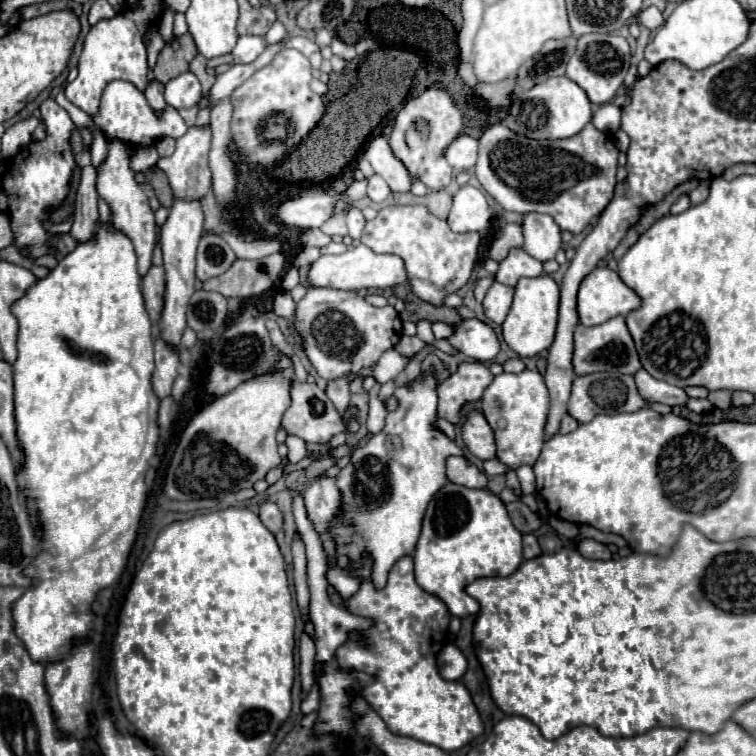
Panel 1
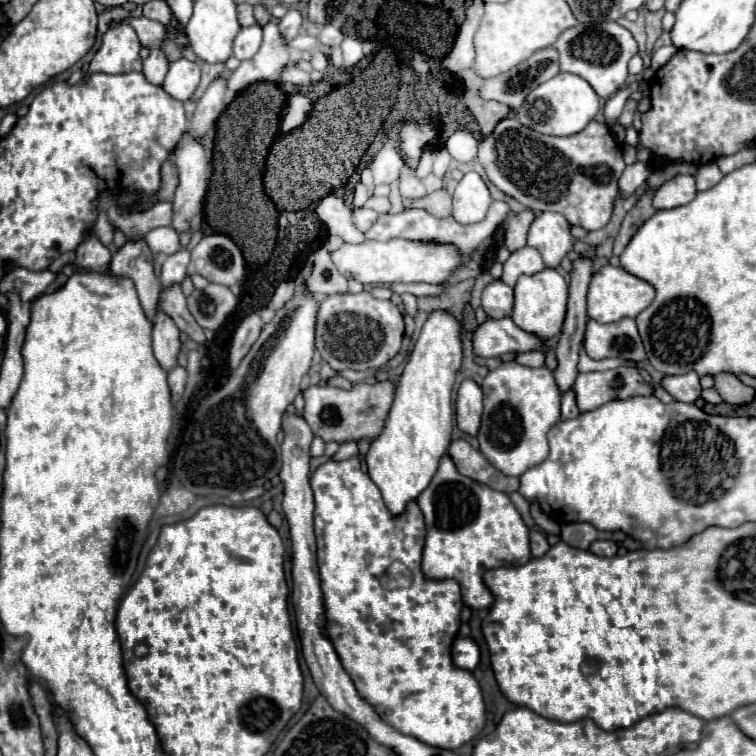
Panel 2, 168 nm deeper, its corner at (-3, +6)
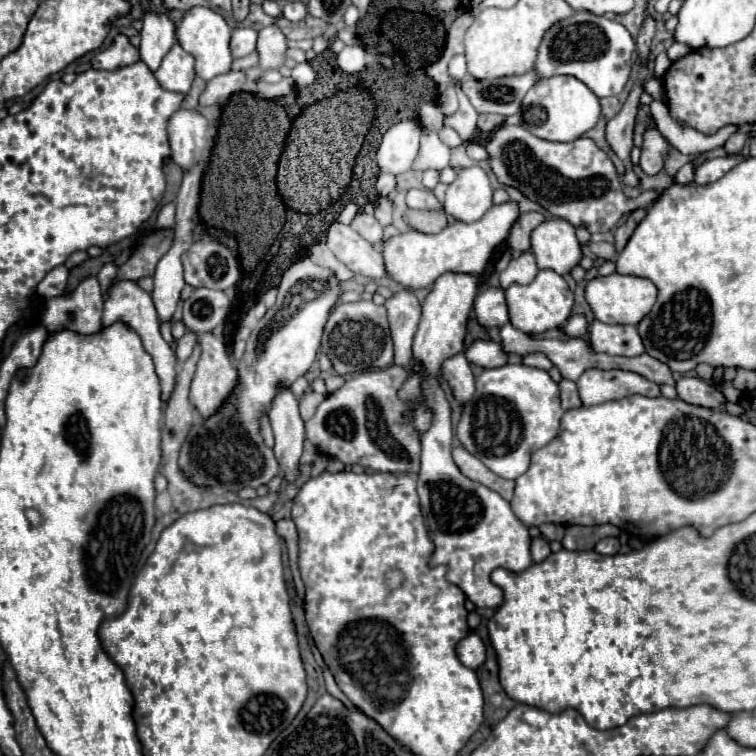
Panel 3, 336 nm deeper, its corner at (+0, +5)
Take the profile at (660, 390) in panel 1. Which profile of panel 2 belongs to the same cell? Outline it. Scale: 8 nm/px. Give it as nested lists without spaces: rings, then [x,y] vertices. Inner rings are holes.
[[[688,372],[682,376],[666,376],[664,388],[678,400],[678,402],[696,402],[700,398],[700,382],[696,372]]]

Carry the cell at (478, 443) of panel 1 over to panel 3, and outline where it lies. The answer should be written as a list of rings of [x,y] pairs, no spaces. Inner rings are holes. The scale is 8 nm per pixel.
[[[463,353],[447,359],[443,363],[443,369],[441,369],[441,375],[447,379],[451,391],[453,391],[453,397],[459,401],[459,405],[467,405],[469,403],[469,397],[473,397],[475,393],[475,377],[471,373],[471,367],[469,367],[469,361],[465,359]]]

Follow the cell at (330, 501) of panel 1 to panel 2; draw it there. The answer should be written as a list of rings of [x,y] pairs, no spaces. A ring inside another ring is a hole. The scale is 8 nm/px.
[[[350,458],[344,462],[334,462],[328,460],[322,466],[316,468],[316,472],[310,478],[312,484],[312,492],[314,492],[314,502],[316,502],[316,510],[314,510],[314,530],[316,530],[316,544],[318,544],[318,572],[320,572],[320,588],[322,588],[322,600],[324,600],[324,628],[322,634],[332,642],[342,668],[348,672],[348,676],[352,678],[358,694],[380,714],[380,718],[390,724],[394,730],[398,730],[400,734],[418,738],[420,742],[434,746],[434,748],[444,748],[444,750],[456,750],[460,746],[464,746],[466,742],[470,742],[472,738],[476,738],[480,734],[480,730],[484,728],[486,722],[486,706],[484,706],[484,698],[480,692],[480,686],[476,682],[476,678],[468,672],[458,668],[452,662],[452,642],[458,636],[458,628],[460,628],[460,612],[462,612],[462,596],[460,596],[460,586],[456,580],[446,578],[446,580],[430,580],[422,574],[420,570],[420,560],[422,560],[422,548],[424,548],[424,536],[426,536],[426,524],[422,518],[422,512],[418,508],[418,504],[412,500],[408,502],[406,510],[398,516],[390,514],[390,510],[386,508],[382,494],[378,490],[378,486],[370,480],[370,476],[362,470],[362,464],[358,458]],[[400,560],[402,564],[406,564],[410,570],[414,570],[414,584],[406,590],[386,590],[380,586],[380,576],[384,574],[384,570],[394,562]]]

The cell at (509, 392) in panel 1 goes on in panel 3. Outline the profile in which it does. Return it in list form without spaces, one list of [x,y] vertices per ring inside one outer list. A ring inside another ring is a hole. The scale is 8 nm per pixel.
[[[523,363],[519,365],[503,365],[495,369],[485,369],[477,379],[477,391],[473,399],[463,407],[461,421],[457,425],[457,437],[463,447],[473,453],[479,461],[483,461],[493,473],[505,479],[517,479],[529,469],[529,461],[533,451],[547,445],[559,433],[559,419],[563,417],[563,409],[559,405],[559,387],[543,369],[533,369]]]

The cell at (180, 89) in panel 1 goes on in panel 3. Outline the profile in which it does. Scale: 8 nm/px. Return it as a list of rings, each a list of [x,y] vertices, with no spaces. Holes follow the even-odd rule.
[[[175,43],[165,55],[161,67],[155,71],[155,77],[163,89],[187,95],[195,79],[193,57],[187,51],[183,51],[179,43]]]

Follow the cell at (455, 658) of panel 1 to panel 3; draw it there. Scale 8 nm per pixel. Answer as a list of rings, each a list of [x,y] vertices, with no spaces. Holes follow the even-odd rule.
[[[469,633],[465,639],[457,643],[457,657],[465,667],[477,669],[485,661],[485,645],[479,639],[479,635]]]

